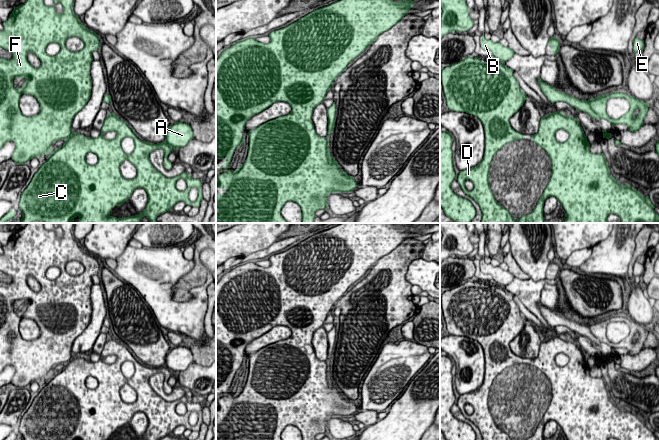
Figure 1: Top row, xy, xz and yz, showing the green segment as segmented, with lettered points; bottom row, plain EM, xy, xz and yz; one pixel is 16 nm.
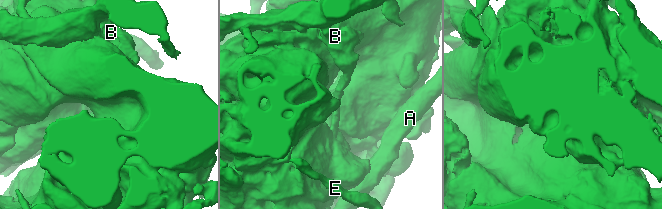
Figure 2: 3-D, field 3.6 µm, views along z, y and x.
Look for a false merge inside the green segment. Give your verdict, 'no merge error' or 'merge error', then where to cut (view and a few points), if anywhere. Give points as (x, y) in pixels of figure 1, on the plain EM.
merge error; cut yz (571, 320), (564, 325)

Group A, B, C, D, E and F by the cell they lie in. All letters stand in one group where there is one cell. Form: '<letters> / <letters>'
A B E / C D F

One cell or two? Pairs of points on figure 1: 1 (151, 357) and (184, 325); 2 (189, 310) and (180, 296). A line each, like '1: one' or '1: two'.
1: two
2: two

